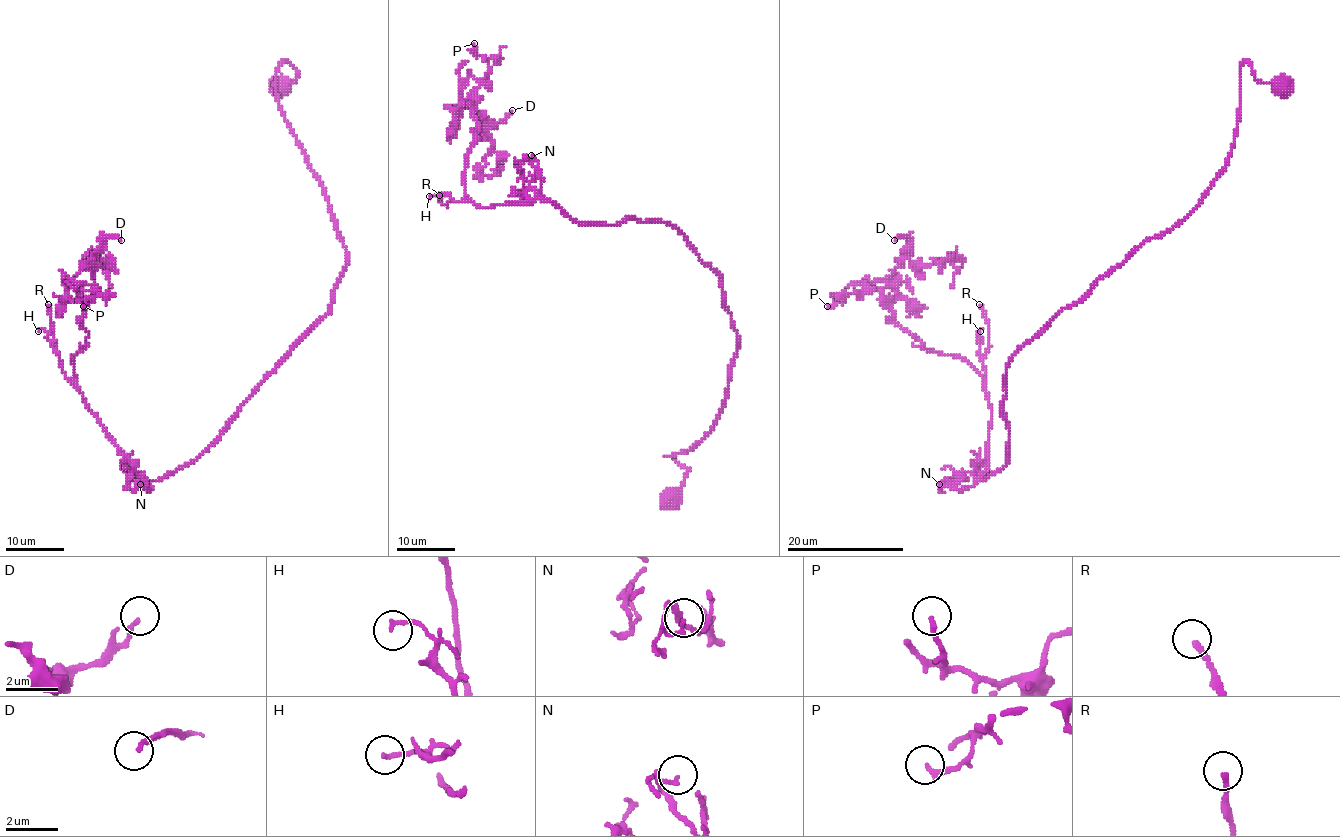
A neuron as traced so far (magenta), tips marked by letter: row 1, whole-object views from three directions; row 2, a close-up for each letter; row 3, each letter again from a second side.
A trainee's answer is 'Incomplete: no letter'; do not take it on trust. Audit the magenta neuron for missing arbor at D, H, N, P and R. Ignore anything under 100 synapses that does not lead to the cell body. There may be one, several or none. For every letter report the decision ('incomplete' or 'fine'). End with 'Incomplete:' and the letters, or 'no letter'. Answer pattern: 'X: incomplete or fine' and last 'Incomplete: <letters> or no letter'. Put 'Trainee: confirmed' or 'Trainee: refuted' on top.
Trainee: refuted
D: fine
H: fine
N: fine
P: fine
R: incomplete
Incomplete: R

